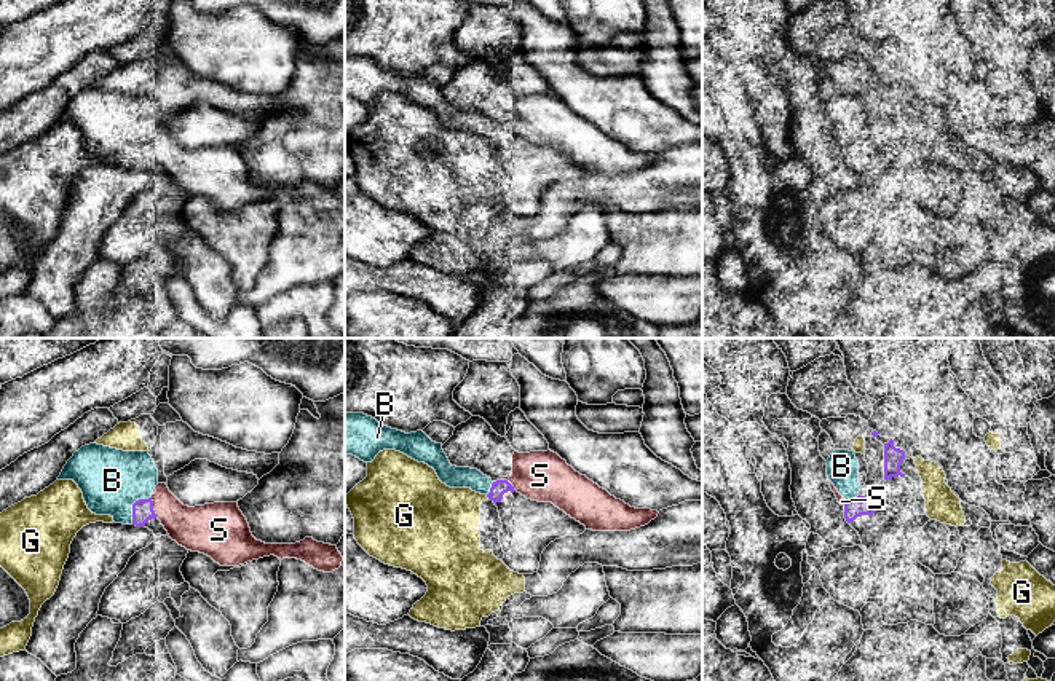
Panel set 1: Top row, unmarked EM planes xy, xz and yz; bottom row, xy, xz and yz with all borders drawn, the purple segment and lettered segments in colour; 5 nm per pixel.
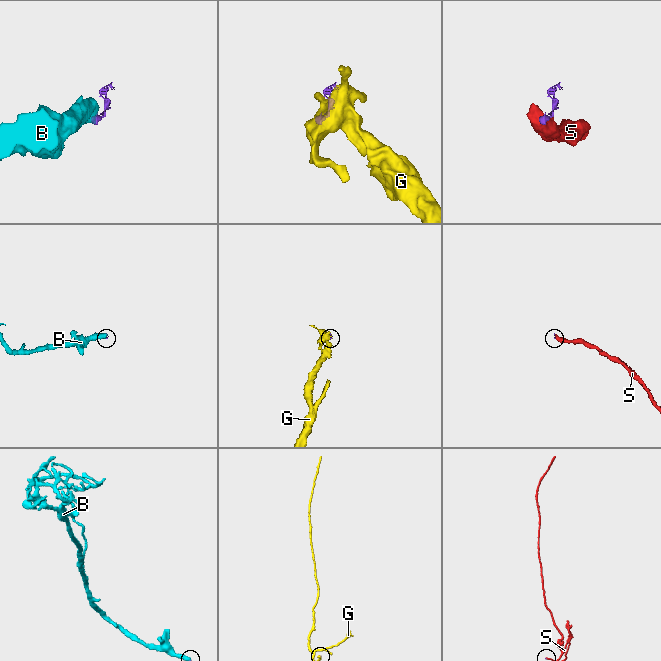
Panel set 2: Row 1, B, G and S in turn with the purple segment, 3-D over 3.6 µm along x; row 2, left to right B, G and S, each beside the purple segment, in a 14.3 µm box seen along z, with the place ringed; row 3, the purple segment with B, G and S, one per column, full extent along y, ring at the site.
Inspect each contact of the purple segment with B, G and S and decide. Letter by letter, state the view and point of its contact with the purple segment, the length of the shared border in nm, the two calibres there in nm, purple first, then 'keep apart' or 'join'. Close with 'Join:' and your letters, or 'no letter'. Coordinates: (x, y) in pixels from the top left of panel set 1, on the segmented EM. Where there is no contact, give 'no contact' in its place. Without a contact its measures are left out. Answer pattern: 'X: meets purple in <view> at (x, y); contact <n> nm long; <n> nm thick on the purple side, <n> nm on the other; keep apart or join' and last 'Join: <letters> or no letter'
B: meets purple in xy at (133, 506); contact 170 nm long; 110 nm thick on the purple side, 320 nm on the other; keep apart
G: meets purple in xz at (487, 496); contact 30 nm long; 80 nm thick on the purple side, 320 nm on the other; keep apart
S: meets purple in xy at (152, 507); contact 110 nm long; 110 nm thick on the purple side, 220 nm on the other; join
Join: S

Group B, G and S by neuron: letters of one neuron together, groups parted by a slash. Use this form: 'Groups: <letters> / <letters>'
Groups: B / G / S

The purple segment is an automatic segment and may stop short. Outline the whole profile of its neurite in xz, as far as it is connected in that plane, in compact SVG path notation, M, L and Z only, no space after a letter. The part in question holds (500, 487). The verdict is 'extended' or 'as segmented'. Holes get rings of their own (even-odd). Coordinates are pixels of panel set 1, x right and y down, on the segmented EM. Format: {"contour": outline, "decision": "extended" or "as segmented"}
{"contour": "M551 450L514 451L511 477L493 482L487 498L496 504L508 491L517 491L531 501L552 502L592 531L630 531L648 525L659 514L616 499Z", "decision": "extended"}

